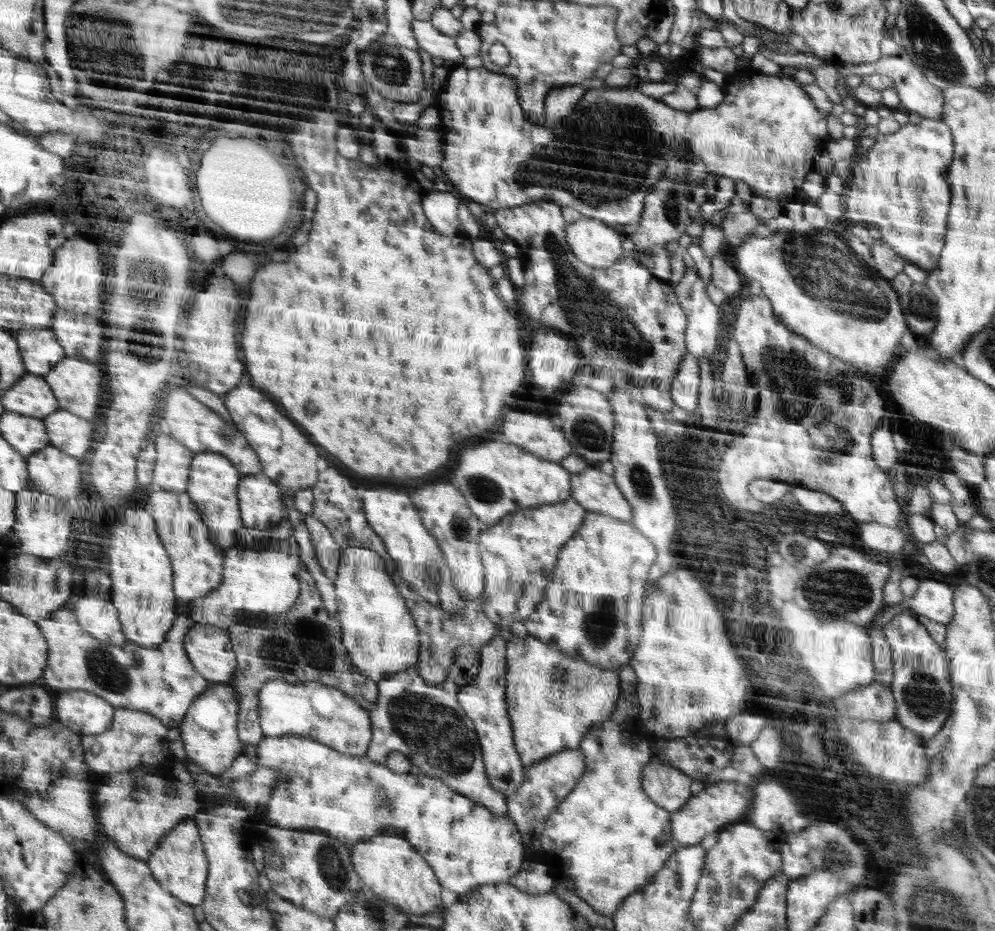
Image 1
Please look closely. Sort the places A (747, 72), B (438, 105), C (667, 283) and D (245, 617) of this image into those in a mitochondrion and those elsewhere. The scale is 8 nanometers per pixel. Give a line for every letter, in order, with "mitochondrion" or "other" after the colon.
A: other
B: other
C: other
D: mitochondrion

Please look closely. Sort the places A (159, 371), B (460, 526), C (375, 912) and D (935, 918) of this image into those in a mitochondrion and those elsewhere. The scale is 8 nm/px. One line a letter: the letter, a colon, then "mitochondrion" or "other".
A: other
B: mitochondrion
C: mitochondrion
D: mitochondrion

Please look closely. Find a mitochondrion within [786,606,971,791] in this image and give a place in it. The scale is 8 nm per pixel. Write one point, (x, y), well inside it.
(923, 697)

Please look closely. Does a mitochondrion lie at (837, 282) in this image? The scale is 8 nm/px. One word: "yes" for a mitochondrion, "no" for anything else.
yes

